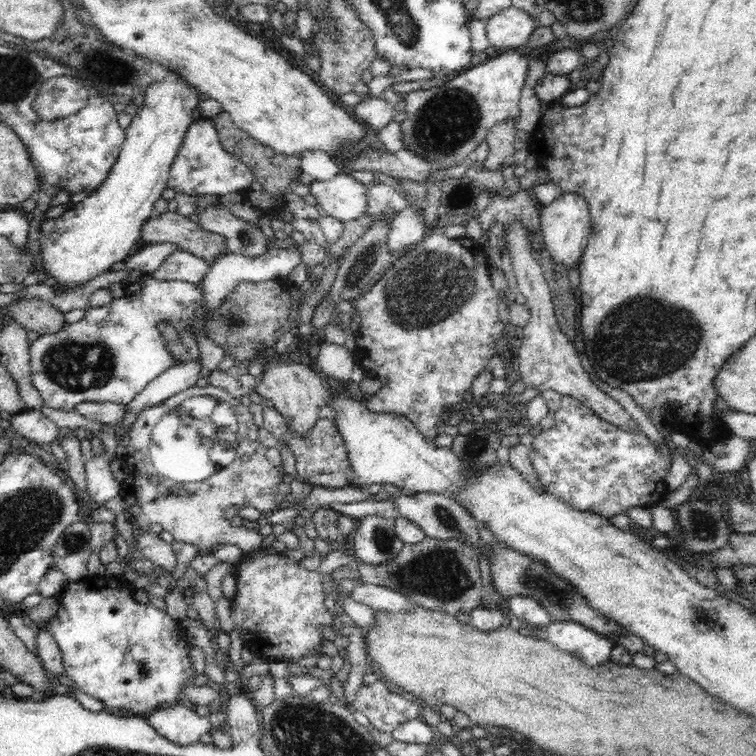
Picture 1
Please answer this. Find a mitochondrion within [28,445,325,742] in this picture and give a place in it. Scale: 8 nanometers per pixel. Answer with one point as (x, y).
(73, 542)

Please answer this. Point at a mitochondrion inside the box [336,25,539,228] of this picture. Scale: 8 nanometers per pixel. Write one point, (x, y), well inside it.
(449, 118)

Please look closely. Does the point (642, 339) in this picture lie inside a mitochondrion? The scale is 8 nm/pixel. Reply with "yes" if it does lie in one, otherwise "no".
yes

